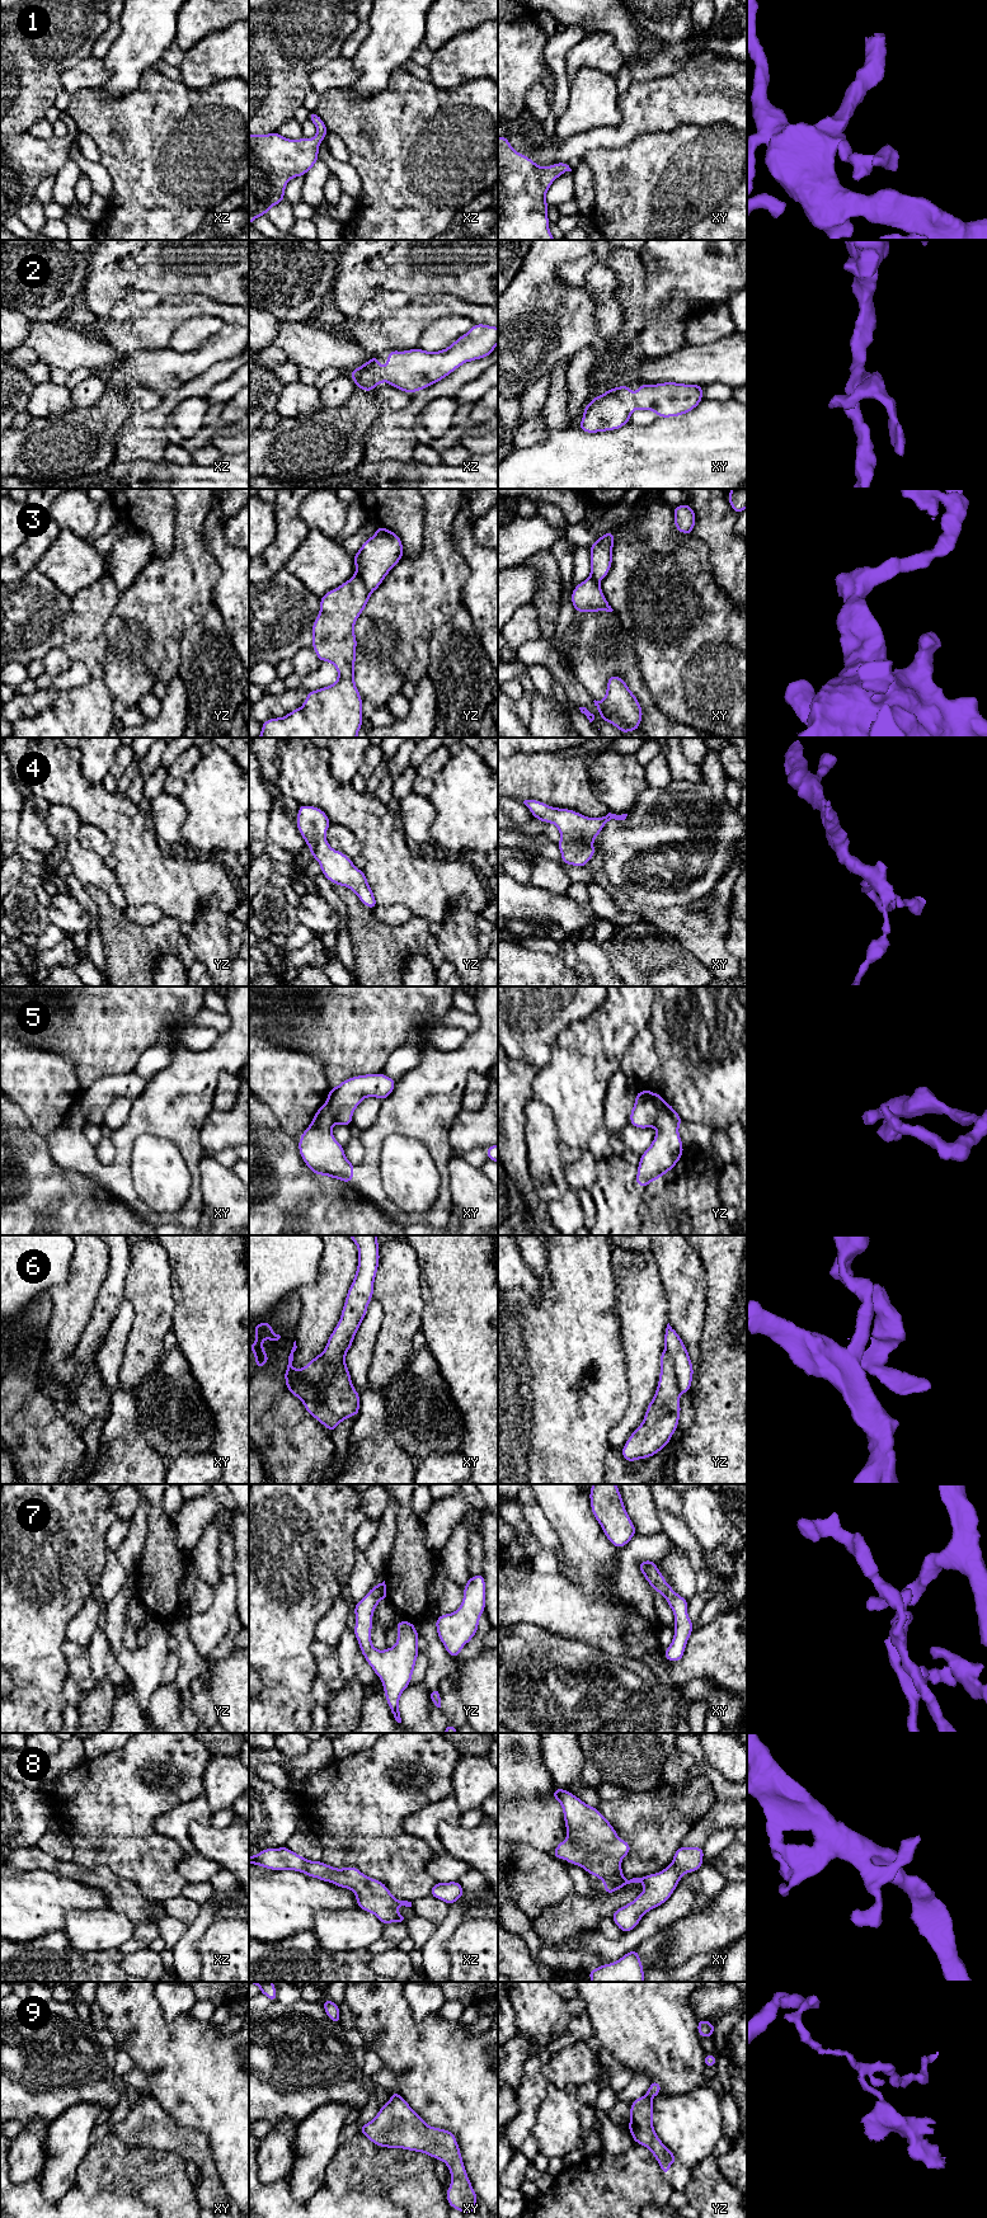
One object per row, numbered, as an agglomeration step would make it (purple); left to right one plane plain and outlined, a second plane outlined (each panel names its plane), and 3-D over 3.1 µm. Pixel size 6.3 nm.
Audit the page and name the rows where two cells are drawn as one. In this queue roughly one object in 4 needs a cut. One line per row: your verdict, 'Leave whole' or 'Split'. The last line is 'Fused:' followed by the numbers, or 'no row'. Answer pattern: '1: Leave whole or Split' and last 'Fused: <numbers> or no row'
1: Leave whole
2: Leave whole
3: Split
4: Leave whole
5: Split
6: Split
7: Leave whole
8: Leave whole
9: Split
Fused: 3, 5, 6, 9

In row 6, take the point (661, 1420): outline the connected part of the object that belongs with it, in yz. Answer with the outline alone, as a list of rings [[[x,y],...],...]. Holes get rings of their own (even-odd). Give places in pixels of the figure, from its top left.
[[[664,1348],[661,1353],[658,1386],[645,1411],[644,1421],[621,1449],[626,1461],[648,1459],[668,1445],[681,1417],[680,1395],[675,1361]]]

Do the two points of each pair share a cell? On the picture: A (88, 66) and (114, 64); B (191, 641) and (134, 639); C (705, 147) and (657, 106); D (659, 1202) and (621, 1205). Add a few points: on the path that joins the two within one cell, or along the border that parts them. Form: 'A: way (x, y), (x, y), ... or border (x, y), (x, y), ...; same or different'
A: border (102, 60), (108, 78), (100, 85); different
B: border (201, 620), (192, 625), (179, 640); different
C: border (711, 126), (680, 125), (667, 131), (652, 132); different
D: border (643, 1196), (639, 1204), (640, 1221); different

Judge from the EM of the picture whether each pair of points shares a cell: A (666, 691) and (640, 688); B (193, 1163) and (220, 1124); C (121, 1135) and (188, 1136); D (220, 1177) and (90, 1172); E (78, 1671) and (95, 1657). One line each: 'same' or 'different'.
A: different
B: different
C: same
D: different
E: different

